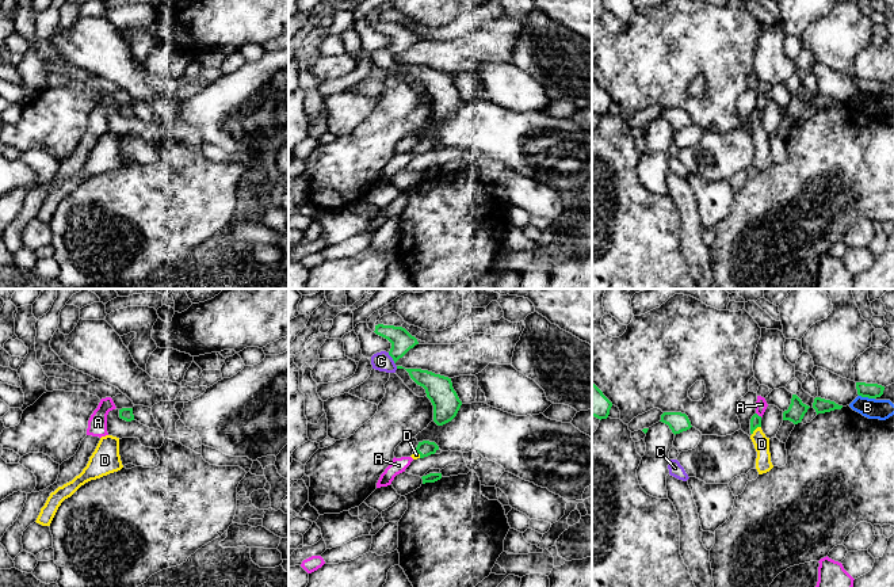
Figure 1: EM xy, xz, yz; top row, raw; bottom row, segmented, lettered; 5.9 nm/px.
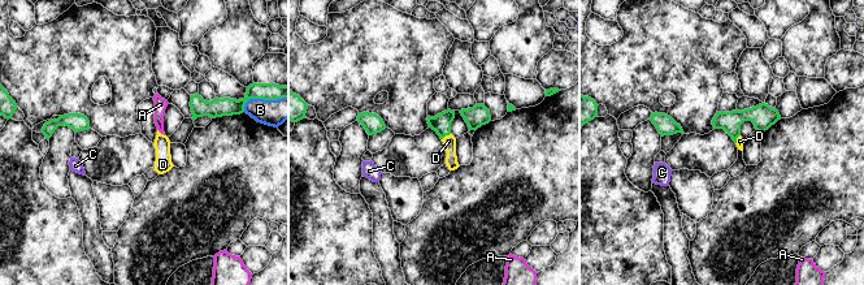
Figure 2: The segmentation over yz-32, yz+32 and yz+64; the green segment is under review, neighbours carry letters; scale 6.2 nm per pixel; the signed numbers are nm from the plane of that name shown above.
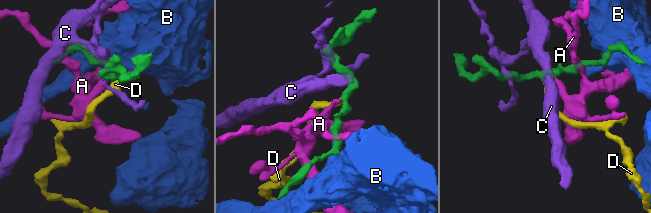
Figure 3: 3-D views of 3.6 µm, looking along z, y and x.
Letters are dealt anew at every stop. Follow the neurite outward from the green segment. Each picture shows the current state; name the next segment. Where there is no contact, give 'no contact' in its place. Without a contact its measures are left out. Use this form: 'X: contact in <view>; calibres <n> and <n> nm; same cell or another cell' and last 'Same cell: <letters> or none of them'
A: contact in yz; calibres 60 and 70 nm; another cell
B: contact in yz; calibres 90 and 120 nm; another cell
C: contact in xz; calibres 130 and 110 nm; another cell
D: contact in yz; calibres 60 and 100 nm; same cell
Same cell: D

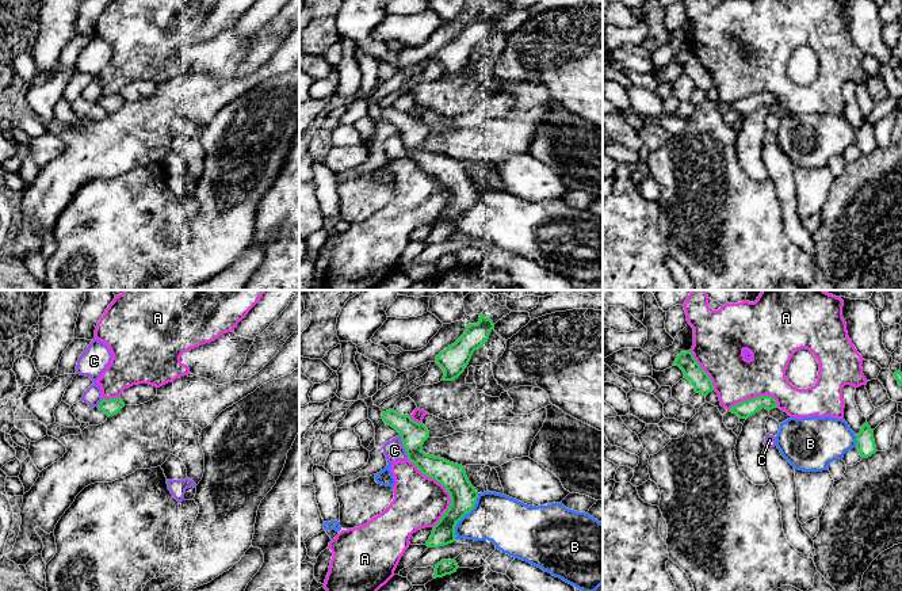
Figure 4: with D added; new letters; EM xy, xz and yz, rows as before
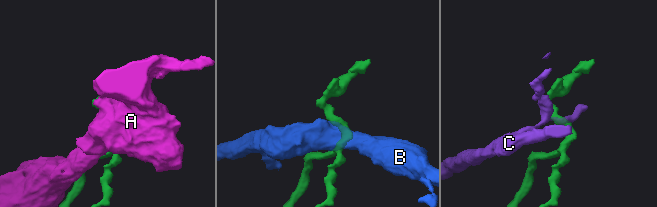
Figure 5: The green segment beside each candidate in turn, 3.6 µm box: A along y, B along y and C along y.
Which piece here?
A: contact in xz; calibres 160 and 300 nm; another cell
B: contact in xz; calibres 160 and 280 nm; another cell
C: contact in xz; calibres 150 and 120 nm; another cell
Same cell: none of them

